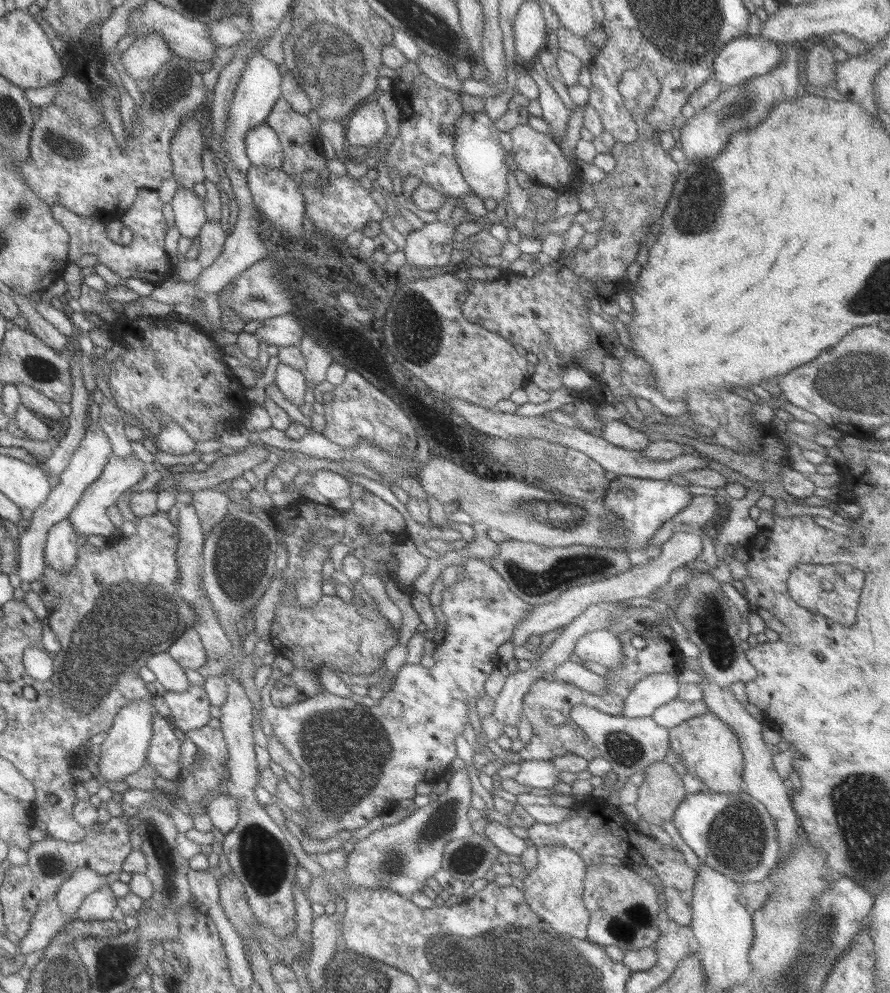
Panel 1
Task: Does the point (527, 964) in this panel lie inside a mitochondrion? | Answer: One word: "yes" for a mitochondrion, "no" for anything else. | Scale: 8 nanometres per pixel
yes

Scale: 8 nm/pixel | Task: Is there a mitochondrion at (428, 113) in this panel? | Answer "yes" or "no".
no

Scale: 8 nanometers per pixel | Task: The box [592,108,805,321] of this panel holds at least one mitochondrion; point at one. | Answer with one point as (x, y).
(699, 214)

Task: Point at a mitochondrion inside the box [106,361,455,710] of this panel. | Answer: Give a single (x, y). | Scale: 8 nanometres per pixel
(237, 538)

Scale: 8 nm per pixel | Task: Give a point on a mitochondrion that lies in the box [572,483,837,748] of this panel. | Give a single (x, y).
(707, 617)

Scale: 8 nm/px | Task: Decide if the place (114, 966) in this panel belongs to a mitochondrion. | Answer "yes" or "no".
yes

